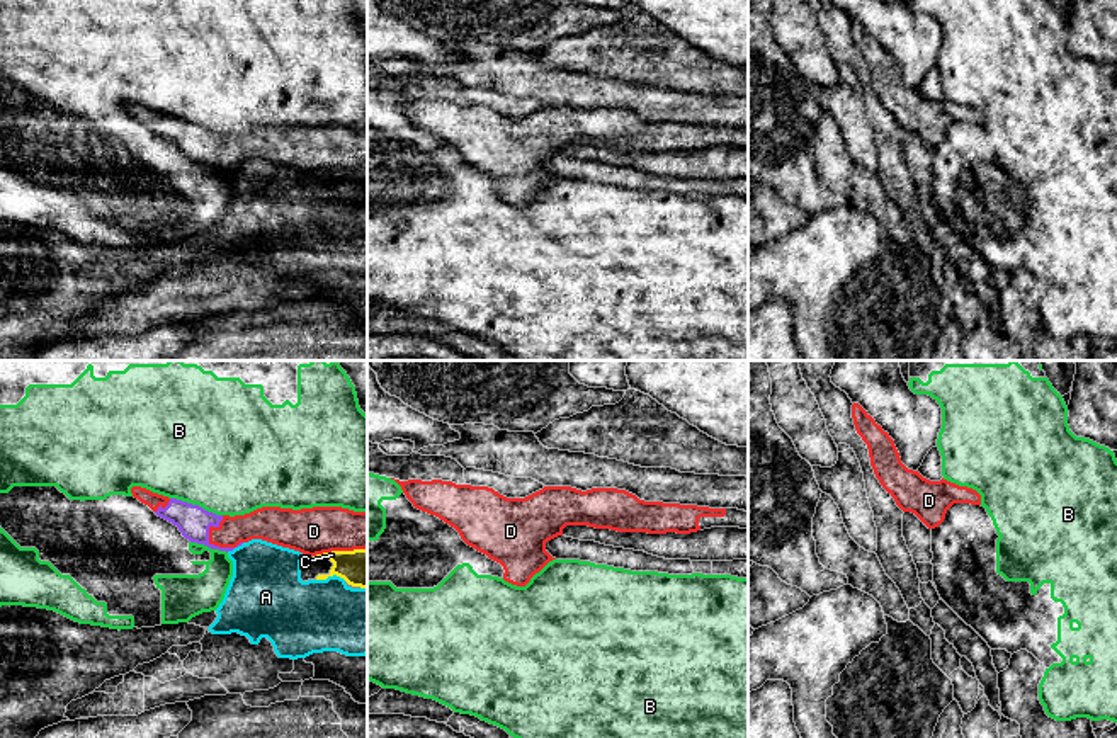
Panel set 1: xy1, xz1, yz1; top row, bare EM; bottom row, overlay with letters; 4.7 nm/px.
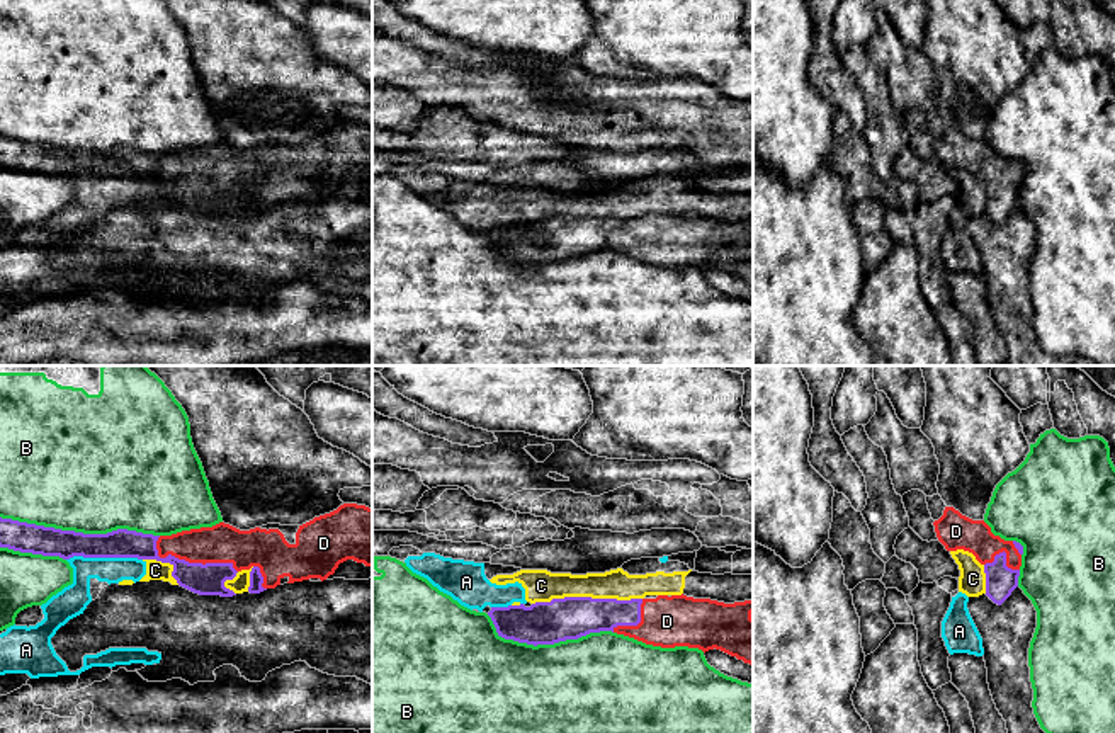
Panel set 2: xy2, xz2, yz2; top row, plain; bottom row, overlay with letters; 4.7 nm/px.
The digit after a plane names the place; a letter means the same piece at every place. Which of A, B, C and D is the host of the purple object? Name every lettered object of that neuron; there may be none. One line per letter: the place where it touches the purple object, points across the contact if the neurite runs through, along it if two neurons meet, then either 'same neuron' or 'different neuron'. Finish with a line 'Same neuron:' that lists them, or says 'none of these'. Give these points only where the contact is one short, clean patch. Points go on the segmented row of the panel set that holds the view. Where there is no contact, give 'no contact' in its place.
A: meets purple in xy2 at (104, 556); different neuron
B: meets purple in xy2 at (80, 533); different neuron
C: meets purple in xz2 at (587, 597); different neuron
D: meets purple in xy2 at (192, 563); same neuron
Same neuron: D

